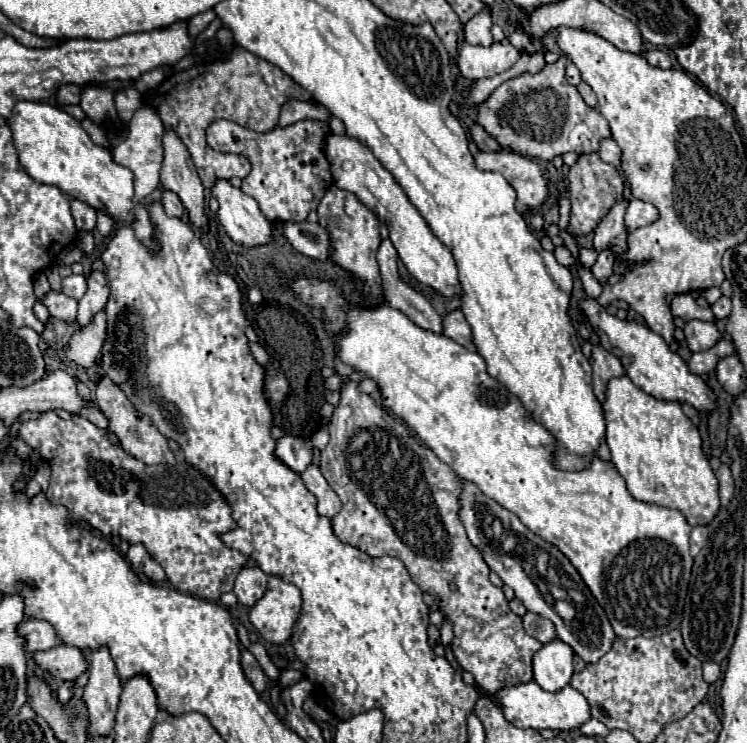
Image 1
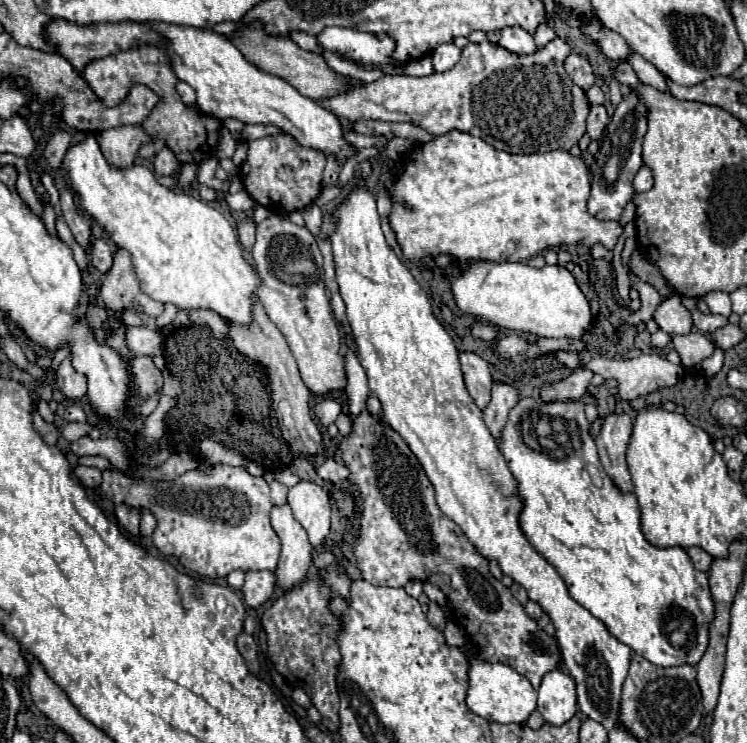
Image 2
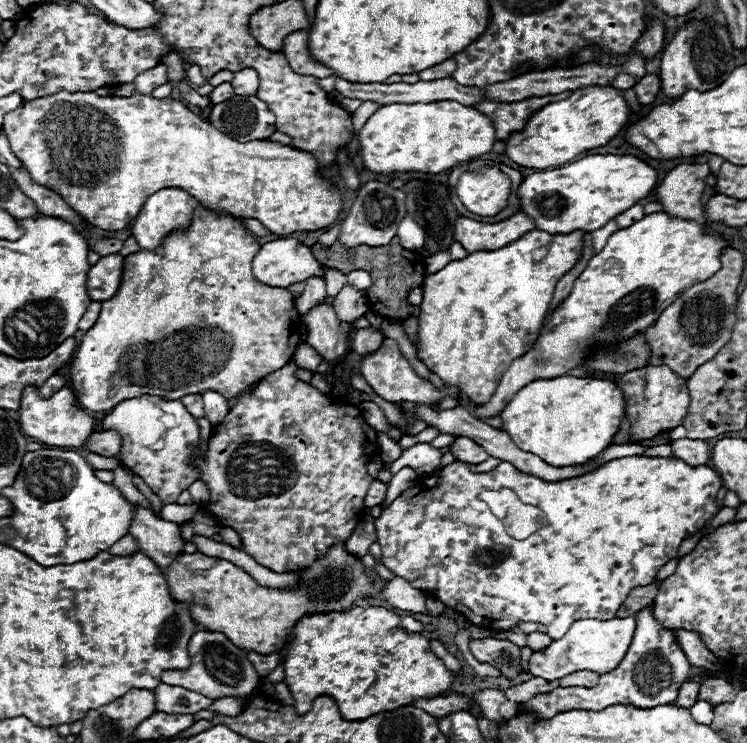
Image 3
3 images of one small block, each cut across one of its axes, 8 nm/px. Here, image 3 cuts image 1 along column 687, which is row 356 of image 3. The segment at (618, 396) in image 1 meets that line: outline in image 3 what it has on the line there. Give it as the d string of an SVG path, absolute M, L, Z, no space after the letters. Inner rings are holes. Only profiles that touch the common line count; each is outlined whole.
M532 230L500 250L472 252L424 278L416 356L444 384L458 386L464 406L488 402L508 364L534 344L558 280L582 254L582 236L582 230L560 236Z

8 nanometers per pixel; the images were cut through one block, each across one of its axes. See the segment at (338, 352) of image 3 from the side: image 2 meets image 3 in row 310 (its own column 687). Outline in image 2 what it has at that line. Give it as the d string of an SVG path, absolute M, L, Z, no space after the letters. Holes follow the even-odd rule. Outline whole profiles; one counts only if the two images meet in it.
M670 296L666 298L654 312L656 324L670 336L680 336L680 334L690 334L692 332L692 314L688 308L684 308L680 296Z

